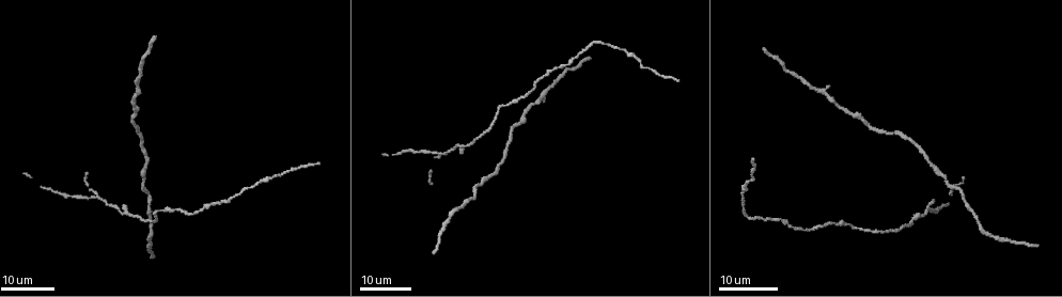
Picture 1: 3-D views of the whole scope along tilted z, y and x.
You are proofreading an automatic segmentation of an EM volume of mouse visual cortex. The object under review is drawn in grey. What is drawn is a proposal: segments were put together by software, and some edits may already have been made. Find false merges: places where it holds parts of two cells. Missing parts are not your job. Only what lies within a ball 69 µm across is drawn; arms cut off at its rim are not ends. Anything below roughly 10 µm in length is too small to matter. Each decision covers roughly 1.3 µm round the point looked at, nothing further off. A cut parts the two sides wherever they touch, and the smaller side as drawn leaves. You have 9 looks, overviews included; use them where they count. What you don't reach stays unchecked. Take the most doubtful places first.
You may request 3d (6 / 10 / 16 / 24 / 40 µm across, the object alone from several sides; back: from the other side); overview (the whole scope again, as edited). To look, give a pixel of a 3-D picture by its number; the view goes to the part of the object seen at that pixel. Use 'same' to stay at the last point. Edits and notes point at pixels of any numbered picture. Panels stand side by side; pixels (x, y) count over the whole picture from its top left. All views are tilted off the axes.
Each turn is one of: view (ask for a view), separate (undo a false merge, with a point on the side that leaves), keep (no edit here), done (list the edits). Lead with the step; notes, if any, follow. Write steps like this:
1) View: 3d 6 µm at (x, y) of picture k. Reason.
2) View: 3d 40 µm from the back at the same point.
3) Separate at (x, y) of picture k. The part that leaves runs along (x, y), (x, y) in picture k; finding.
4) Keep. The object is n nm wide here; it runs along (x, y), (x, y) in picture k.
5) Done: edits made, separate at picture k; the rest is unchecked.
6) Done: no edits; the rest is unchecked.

View: 3d 16 µm at (910, 221) of picture 1.

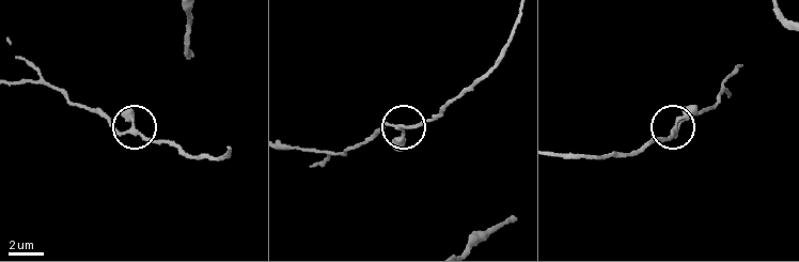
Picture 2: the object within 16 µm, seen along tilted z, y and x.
View: 3d 10 µm at (677, 129) of picture 2.

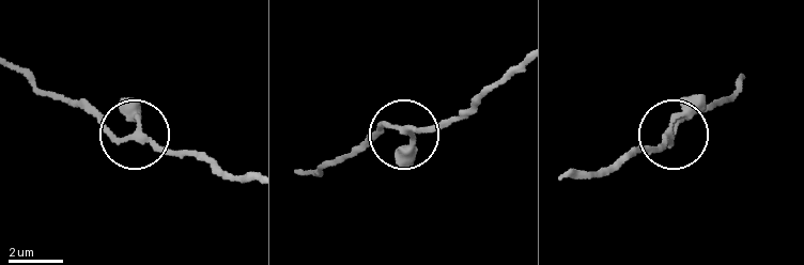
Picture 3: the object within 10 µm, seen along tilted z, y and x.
View: 3d 6 µm at (411, 132) of picture 3.

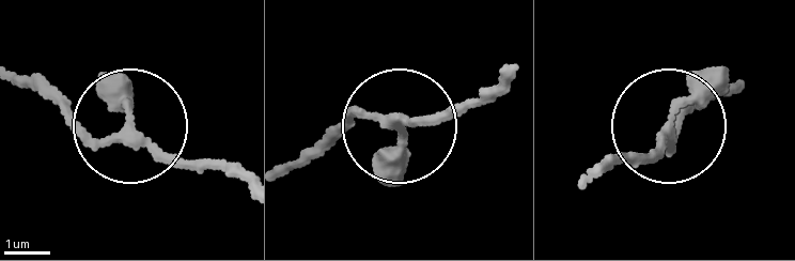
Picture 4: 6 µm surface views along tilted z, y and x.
Keep. The object is 180 nm wide here; it runs along (244, 180), (169, 159), (137, 135), (99, 139), (41, 94) in picture 4; all the same cell.

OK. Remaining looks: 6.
View: 3d 24 µm at (441, 155) of picture 1. A narrow waist.

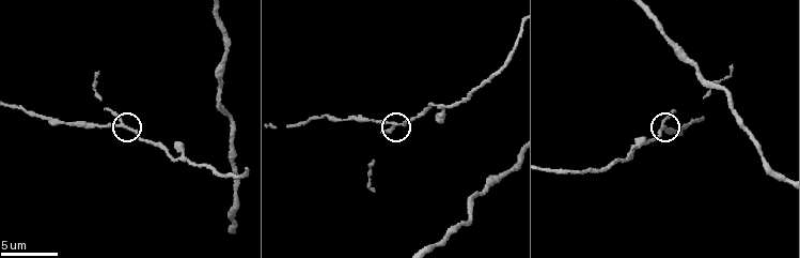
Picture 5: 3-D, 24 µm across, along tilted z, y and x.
View: 3d 10 µm at (398, 124) of picture 5.

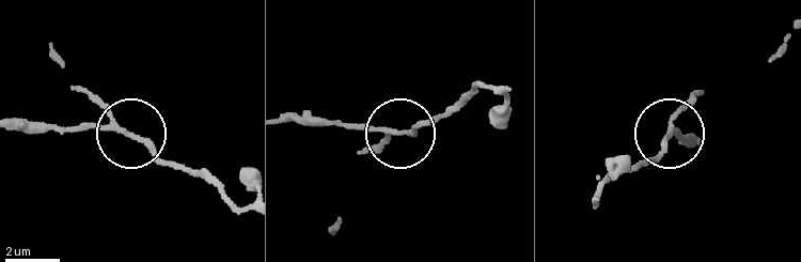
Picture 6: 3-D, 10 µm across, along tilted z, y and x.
View: 3d 10 µm from the back at (130, 137) of picture 6.

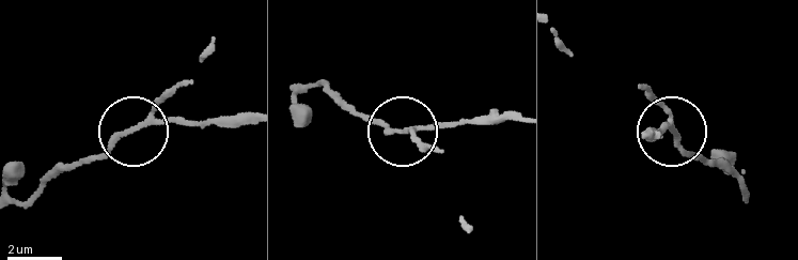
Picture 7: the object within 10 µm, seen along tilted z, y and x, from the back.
Keep. It runs along (22, 201), (134, 130), (162, 122), (220, 124) in picture 7; all the same cell.

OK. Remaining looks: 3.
View: 3d 16 µm at (262, 182) of picture 1. Calibre changes.

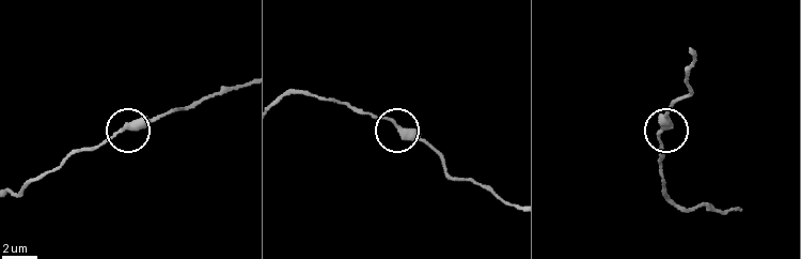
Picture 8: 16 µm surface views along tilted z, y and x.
View: 3d 6 µm at (120, 129) of picture 8.

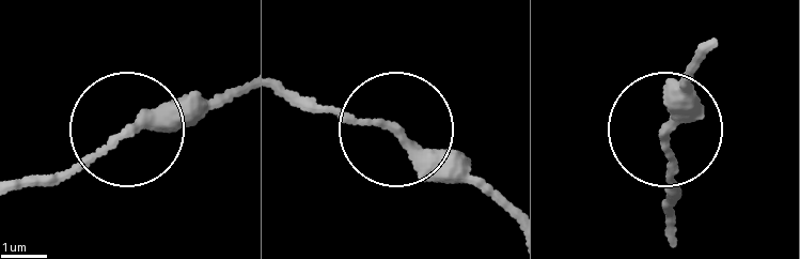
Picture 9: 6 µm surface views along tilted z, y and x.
Keep. The object is 230 nm wide here; it runs along (19, 187), (228, 97) in picture 9; one cell here.

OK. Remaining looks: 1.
View: 3d 10 µm at (705, 79) of picture 5.

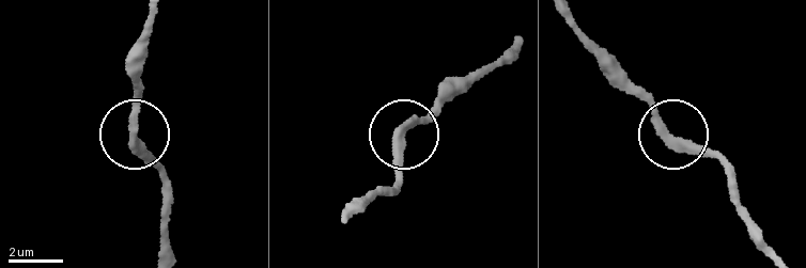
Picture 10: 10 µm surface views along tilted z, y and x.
Keep. One cell here.

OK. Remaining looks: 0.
Done: no edits; the rest is unchecked.

